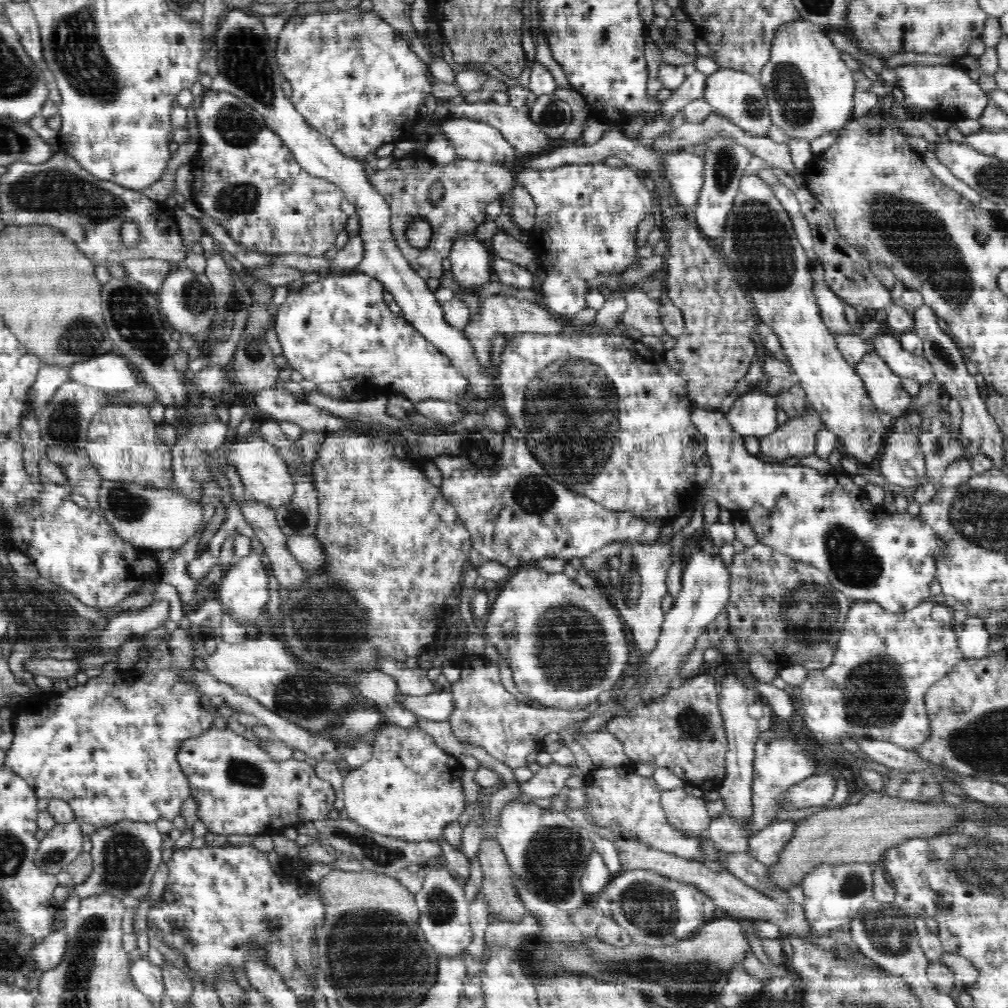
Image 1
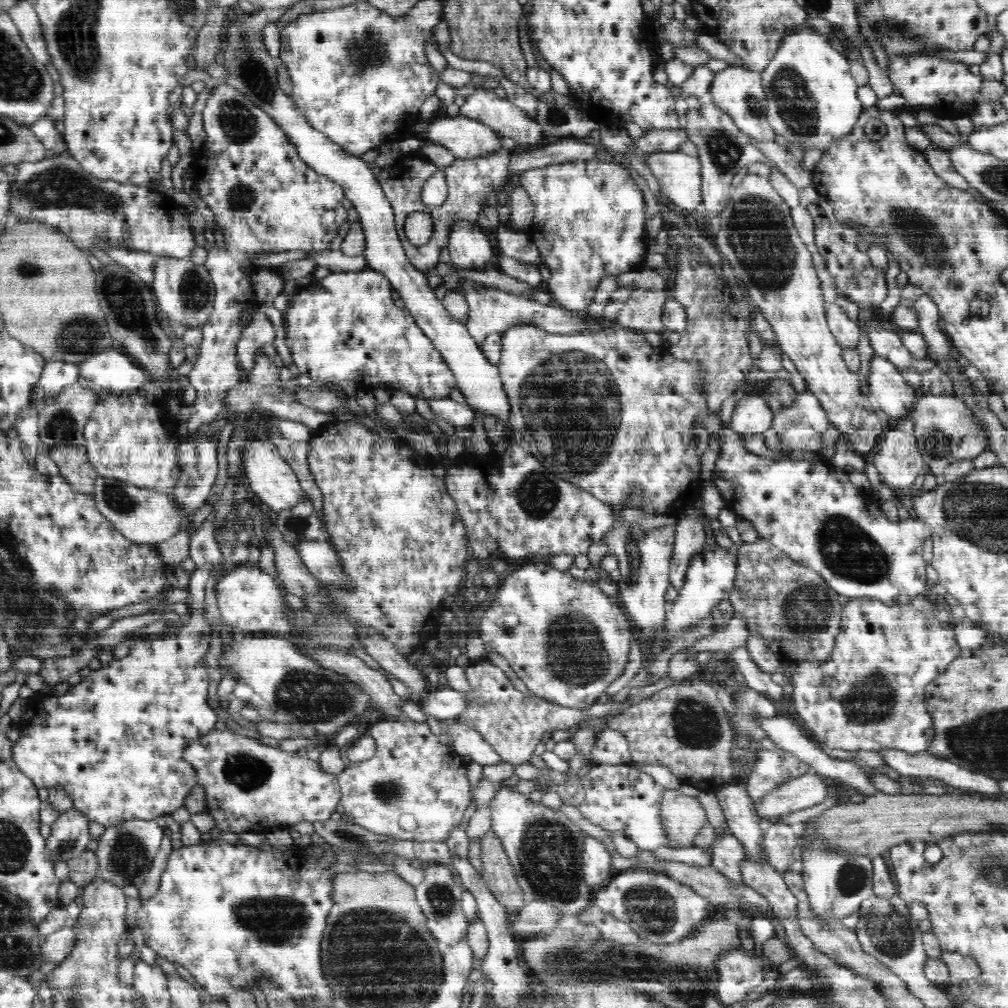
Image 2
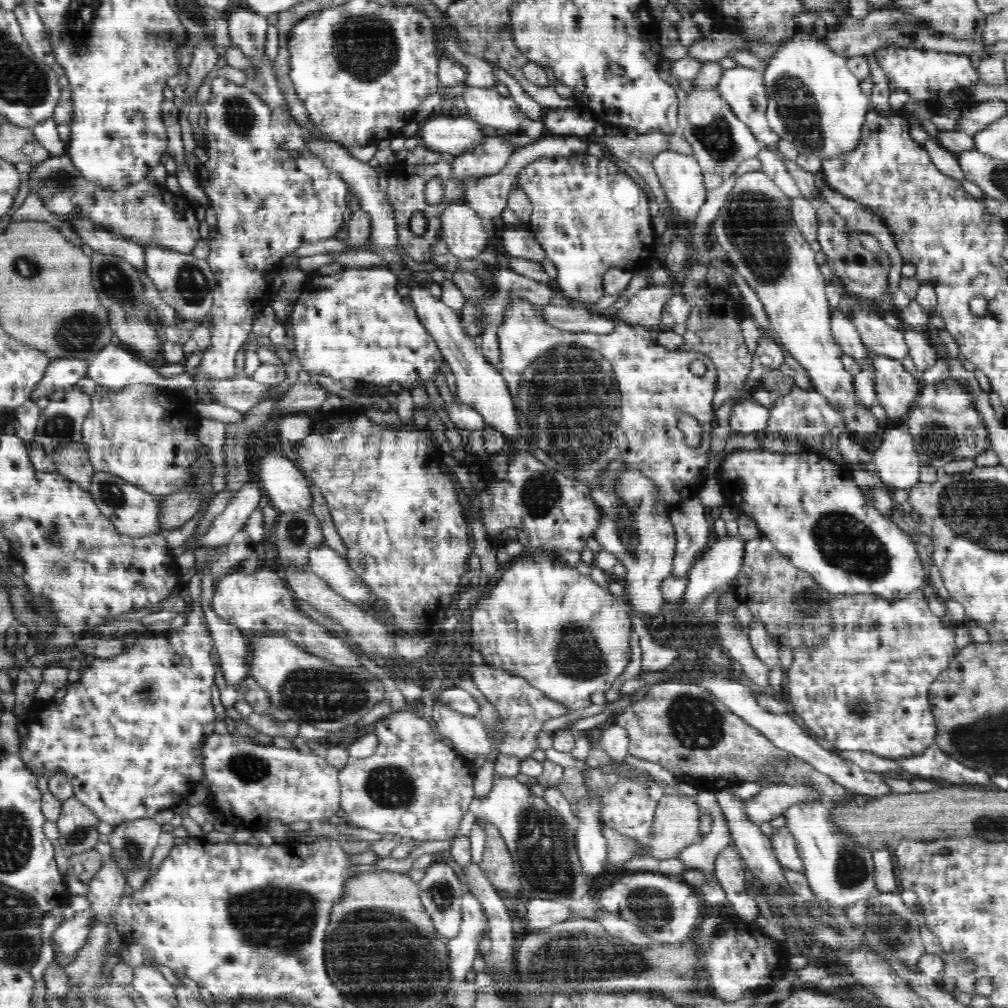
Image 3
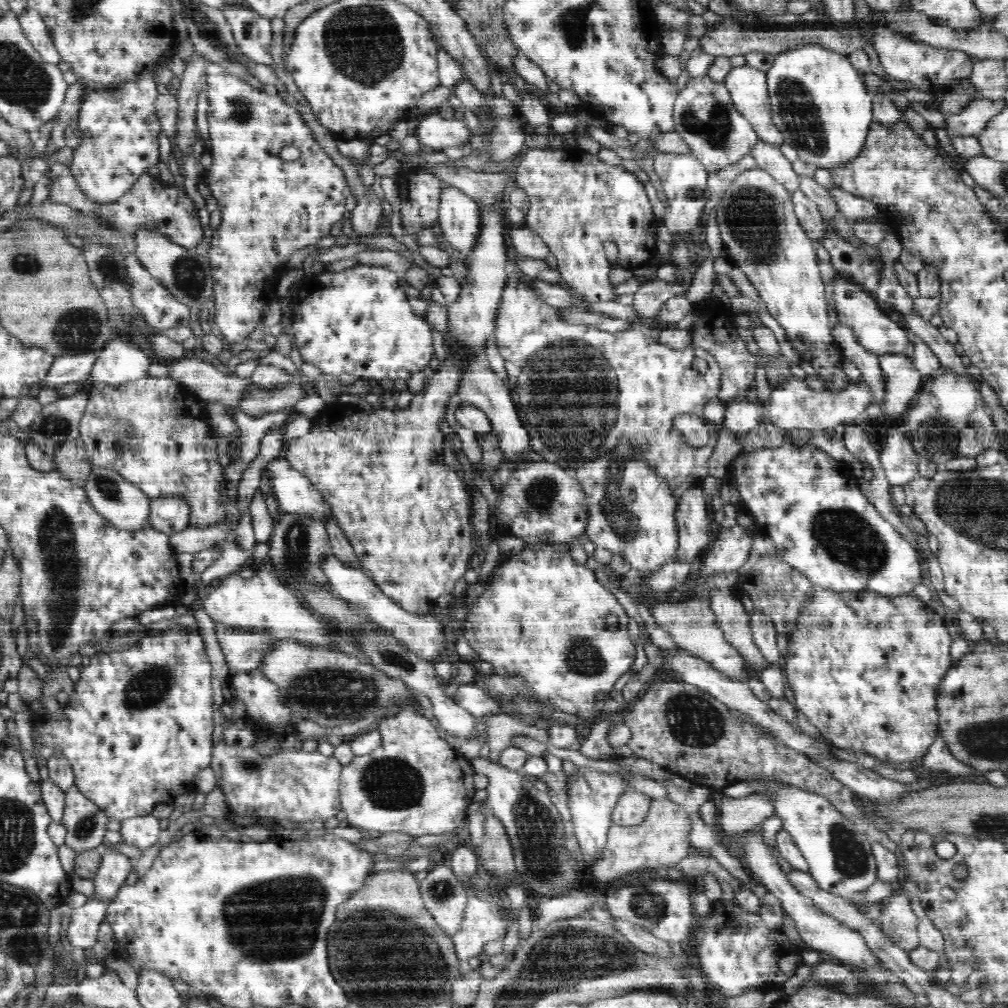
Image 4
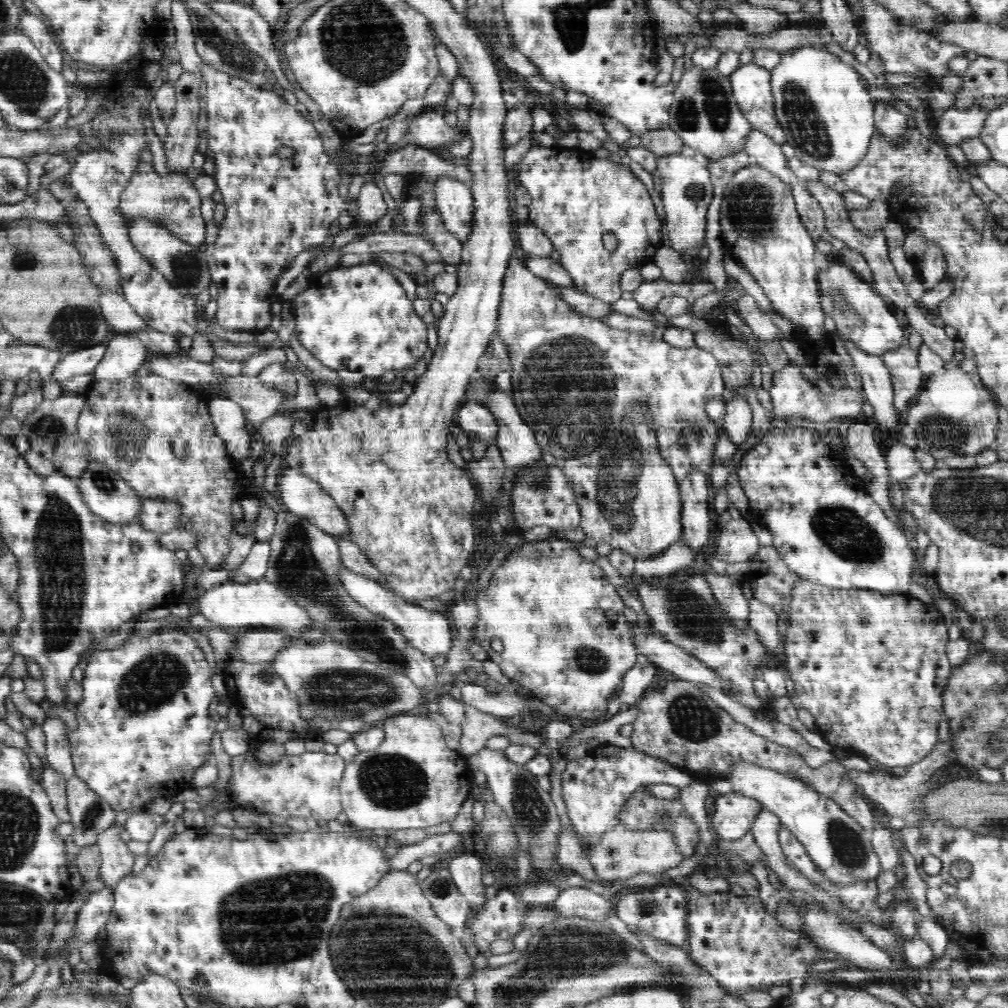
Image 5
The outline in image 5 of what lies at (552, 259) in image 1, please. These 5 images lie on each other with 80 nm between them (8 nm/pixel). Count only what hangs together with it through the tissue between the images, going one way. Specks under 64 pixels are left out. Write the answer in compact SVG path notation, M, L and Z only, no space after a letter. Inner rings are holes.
M534 143L518 163L518 180L531 196L528 221L550 239L553 250L560 254L560 265L574 283L573 288L592 298L610 304L617 302L623 292L620 289L623 272L652 262L658 248L662 246L661 221L654 210L654 203L642 181L626 165L597 158L579 146L541 147ZM608 233L616 236L617 249L613 253L604 249L602 243L602 238Z

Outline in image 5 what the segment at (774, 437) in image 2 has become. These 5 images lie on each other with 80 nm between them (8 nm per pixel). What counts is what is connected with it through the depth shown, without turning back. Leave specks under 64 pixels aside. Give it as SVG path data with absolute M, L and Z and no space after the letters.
M795 364L784 366L778 372L774 370L772 374L773 383L769 393L775 423L786 421L787 418L801 418L806 422L826 425L827 422L838 419L855 421L860 414L863 414L862 406L866 398L864 394L862 395L862 391L847 386L844 389L836 389L832 395L825 395L816 385L802 377L800 367Z

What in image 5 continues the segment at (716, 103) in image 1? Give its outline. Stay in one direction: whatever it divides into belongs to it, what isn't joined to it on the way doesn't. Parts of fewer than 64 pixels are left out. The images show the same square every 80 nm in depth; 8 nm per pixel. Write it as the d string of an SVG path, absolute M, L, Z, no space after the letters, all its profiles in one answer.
M754 63L740 65L730 75L732 92L739 109L752 128L763 132L776 144L787 142L775 115L770 80L772 72Z

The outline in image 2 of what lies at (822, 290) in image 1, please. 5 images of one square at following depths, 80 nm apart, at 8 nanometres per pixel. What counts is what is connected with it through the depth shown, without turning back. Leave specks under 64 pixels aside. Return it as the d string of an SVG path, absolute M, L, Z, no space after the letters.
M826 302L826 321L840 347L858 349L858 342L862 336L860 322L852 322L836 302Z

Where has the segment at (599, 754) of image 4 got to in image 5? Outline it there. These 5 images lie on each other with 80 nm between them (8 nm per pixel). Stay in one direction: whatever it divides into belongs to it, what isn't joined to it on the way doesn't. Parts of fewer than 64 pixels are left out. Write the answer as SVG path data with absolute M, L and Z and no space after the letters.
M637 663L630 670L627 670L622 679L623 689L619 697L607 704L606 713L617 715L622 703L628 706L638 703L646 690L650 689L648 686L650 686L650 682L656 674L656 669L657 666L652 663L648 663L643 667Z

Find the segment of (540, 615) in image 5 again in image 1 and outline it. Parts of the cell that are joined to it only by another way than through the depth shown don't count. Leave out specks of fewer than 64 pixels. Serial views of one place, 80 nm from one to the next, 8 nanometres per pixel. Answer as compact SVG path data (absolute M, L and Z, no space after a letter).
M523 565L509 575L507 583L485 615L486 639L495 645L497 652L502 657L505 657L508 666L512 670L514 684L518 692L529 696L531 700L544 706L561 708L562 710L580 710L580 708L585 708L586 705L597 700L600 692L612 689L614 684L623 676L622 672L624 672L626 665L629 664L628 653L632 646L631 637L616 607L613 608L610 605L610 601L608 601L606 595L604 596L604 591L600 587L586 588L586 586L578 585L574 578L569 578L564 573L546 573L536 567L536 565L533 567Z

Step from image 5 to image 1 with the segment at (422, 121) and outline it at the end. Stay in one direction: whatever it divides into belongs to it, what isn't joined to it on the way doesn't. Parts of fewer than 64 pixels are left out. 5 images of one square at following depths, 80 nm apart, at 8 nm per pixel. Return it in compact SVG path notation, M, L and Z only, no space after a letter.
M451 116L438 128L442 137L454 145L457 158L496 164L501 162L508 166L516 160L515 148L500 130L485 122Z

